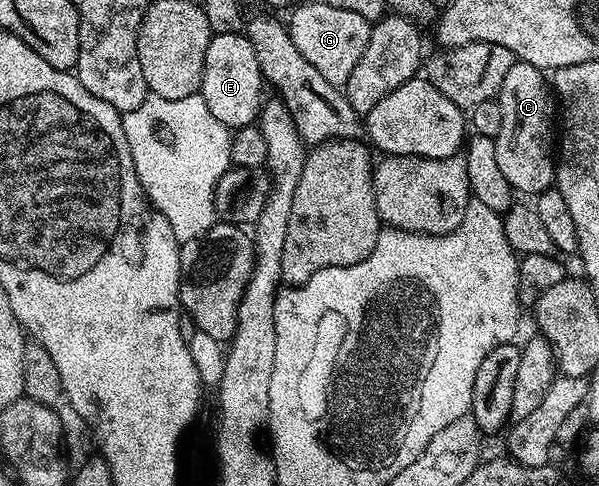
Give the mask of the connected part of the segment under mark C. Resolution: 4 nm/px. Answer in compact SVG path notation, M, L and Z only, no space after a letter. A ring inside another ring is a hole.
M516 61L504 77L504 85L498 91L497 100L504 113L504 121L500 124L500 133L493 140L496 161L508 185L512 185L515 192L522 194L523 191L529 197L551 190L556 183L556 96L547 76L536 65Z

